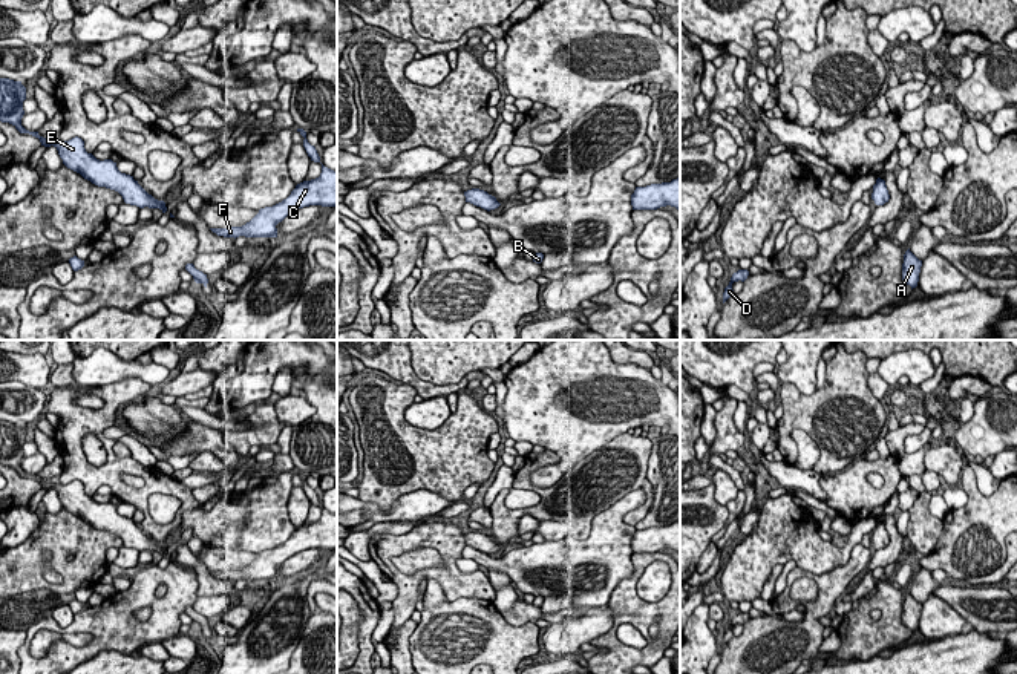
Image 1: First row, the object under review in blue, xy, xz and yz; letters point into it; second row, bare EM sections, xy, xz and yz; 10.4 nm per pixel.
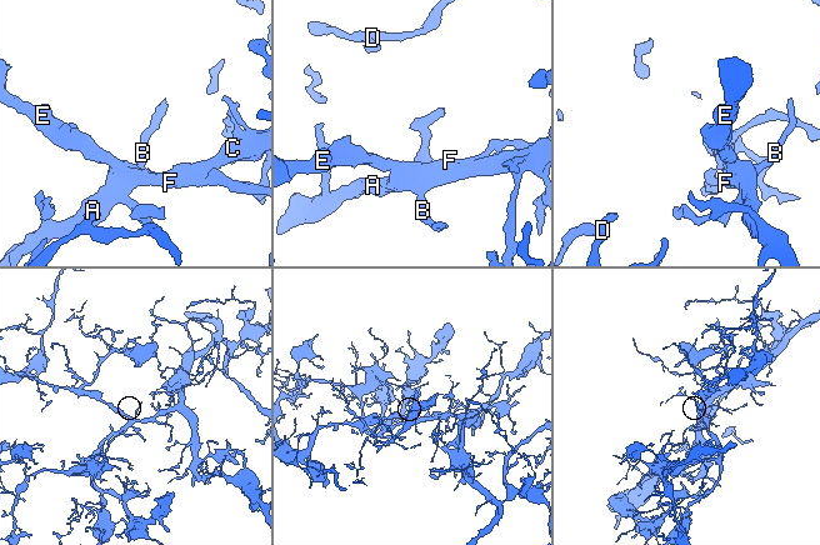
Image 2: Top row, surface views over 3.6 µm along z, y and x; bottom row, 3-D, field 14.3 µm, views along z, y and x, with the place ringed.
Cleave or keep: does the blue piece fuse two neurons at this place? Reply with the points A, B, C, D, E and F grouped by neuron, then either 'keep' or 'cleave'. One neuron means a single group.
A B C D E F | keep

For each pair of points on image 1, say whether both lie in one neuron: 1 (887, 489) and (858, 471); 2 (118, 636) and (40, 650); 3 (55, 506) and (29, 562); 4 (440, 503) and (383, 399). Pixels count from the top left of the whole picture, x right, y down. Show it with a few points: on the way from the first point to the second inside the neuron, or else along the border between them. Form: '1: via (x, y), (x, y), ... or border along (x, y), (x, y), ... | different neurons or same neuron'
1: via (878, 492), (872, 492), (860, 480) | same neuron
2: border along (54, 631), (86, 631), (92, 639) | different neurons
3: border along (63, 507), (57, 513), (48, 512) | different neurons
4: border along (398, 497), (429, 489), (454, 503) | different neurons

